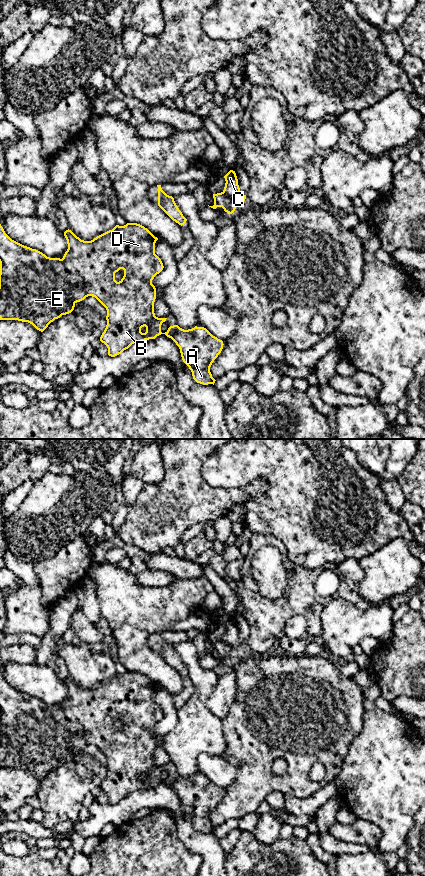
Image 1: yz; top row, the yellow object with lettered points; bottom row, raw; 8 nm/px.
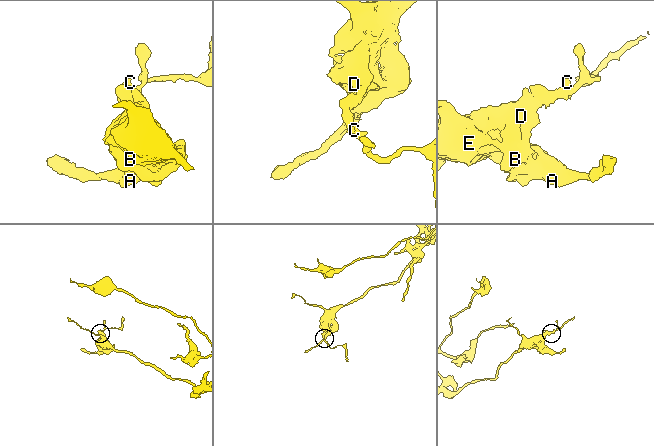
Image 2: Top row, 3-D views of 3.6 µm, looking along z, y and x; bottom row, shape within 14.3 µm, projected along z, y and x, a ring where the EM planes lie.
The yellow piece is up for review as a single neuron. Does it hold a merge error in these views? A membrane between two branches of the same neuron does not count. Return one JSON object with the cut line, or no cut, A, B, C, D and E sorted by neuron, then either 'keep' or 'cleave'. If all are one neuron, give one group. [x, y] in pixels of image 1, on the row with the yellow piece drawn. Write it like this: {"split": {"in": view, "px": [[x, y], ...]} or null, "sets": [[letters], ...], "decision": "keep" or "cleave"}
{"split": {"in": "yz", "px": [[222, 192], [236, 205]]}, "sets": [["A", "B", "D", "E"], ["C"]], "decision": "cleave"}

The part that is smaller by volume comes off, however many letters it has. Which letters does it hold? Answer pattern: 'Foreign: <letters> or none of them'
Foreign: C

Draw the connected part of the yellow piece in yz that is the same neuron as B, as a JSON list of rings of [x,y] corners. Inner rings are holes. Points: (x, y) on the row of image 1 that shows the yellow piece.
[[[127,223],[124,226],[116,225],[91,241],[84,241],[71,230],[66,230],[64,236],[68,249],[62,259],[47,257],[42,252],[24,246],[12,240],[0,224],[0,320],[18,320],[32,324],[43,332],[48,325],[62,315],[71,313],[75,304],[88,296],[95,297],[107,310],[107,325],[100,337],[100,341],[108,348],[108,355],[115,357],[128,349],[132,344],[149,339],[155,339],[161,334],[171,338],[180,349],[183,362],[192,372],[193,379],[200,384],[215,383],[210,367],[223,349],[223,341],[213,336],[206,328],[195,326],[184,330],[178,325],[161,332],[161,325],[167,318],[158,318],[154,313],[156,288],[152,284],[154,277],[164,266],[161,259],[155,254],[155,243],[158,240],[147,228],[137,223]],[[124,270],[123,278],[117,282],[115,273]]]

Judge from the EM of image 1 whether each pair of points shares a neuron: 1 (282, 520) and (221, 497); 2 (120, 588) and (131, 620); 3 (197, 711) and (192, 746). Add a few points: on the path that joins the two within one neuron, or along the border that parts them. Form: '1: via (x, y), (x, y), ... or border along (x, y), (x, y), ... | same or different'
1: border along (265, 492), (259, 496), (250, 496), (244, 502) | different
2: via (120, 596), (131, 612) | same
3: via (195, 720), (195, 731), (192, 737) | same

